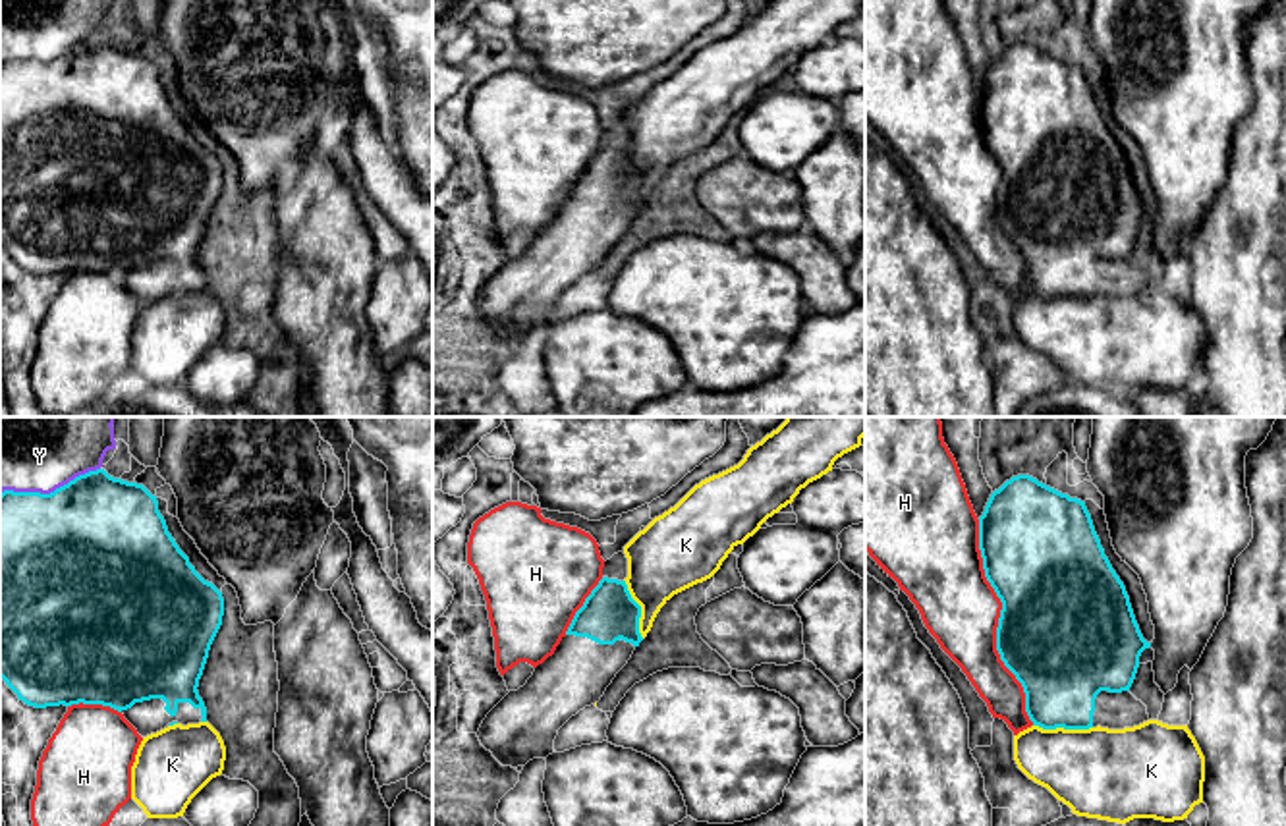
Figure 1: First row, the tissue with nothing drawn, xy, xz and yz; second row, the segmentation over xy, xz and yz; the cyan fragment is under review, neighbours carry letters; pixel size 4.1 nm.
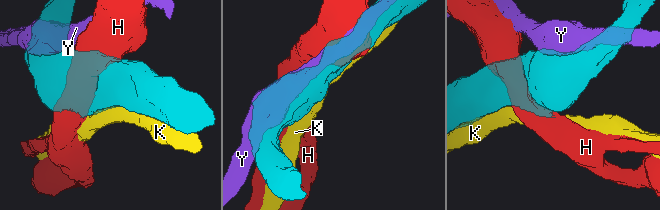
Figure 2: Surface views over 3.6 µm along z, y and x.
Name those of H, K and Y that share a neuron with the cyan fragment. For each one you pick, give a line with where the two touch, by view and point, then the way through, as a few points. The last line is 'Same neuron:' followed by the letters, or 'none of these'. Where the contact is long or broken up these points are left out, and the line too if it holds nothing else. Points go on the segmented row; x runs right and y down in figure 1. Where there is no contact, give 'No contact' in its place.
Same neuron: none of these

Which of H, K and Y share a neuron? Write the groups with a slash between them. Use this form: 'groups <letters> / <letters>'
groups H / K / Y

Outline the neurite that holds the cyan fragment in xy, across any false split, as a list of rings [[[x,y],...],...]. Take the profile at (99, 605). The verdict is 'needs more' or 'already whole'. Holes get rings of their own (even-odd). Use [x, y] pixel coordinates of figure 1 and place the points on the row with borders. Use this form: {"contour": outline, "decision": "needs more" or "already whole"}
{"contour": [[[104,469],[89,471],[50,494],[14,492],[0,494],[0,677],[29,706],[71,706],[102,704],[124,714],[141,737],[156,733],[174,724],[207,722],[207,708],[199,697],[199,679],[203,675],[210,645],[222,625],[224,598],[222,592],[205,581],[189,558],[180,550],[166,521],[158,511],[156,496],[143,484],[110,477]]], "decision": "needs more"}

